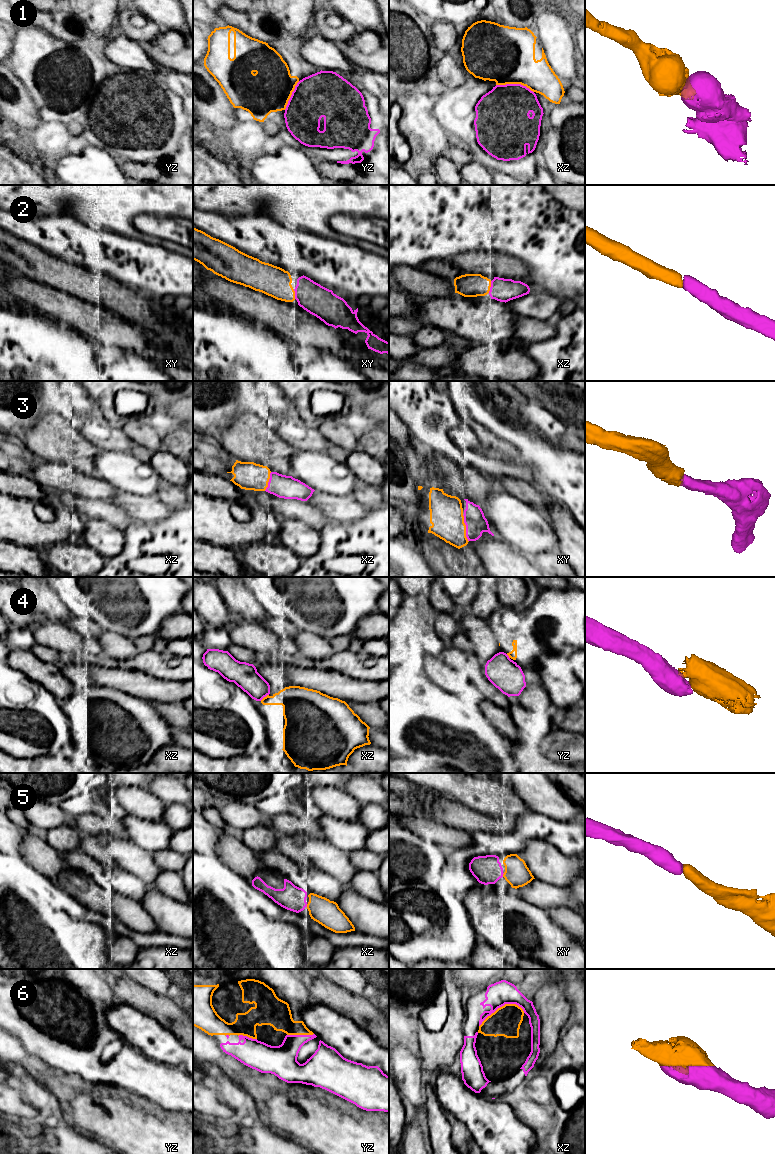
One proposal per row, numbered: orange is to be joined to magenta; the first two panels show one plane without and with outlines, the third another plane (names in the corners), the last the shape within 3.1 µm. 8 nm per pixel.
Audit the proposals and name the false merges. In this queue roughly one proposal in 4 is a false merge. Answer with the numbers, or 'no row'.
1, 4

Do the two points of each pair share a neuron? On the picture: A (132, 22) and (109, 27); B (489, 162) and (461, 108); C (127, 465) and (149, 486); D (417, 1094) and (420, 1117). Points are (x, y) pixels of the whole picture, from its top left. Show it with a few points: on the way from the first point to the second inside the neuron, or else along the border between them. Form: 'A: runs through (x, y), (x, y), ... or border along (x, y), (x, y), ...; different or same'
A: border along (120, 10), (116, 23), (118, 30); different
B: runs through (479, 149), (461, 127), (461, 121); same
C: runs through (131, 471), (143, 481); same
D: runs through (415, 1100), (413, 1109), (415, 1111); same

